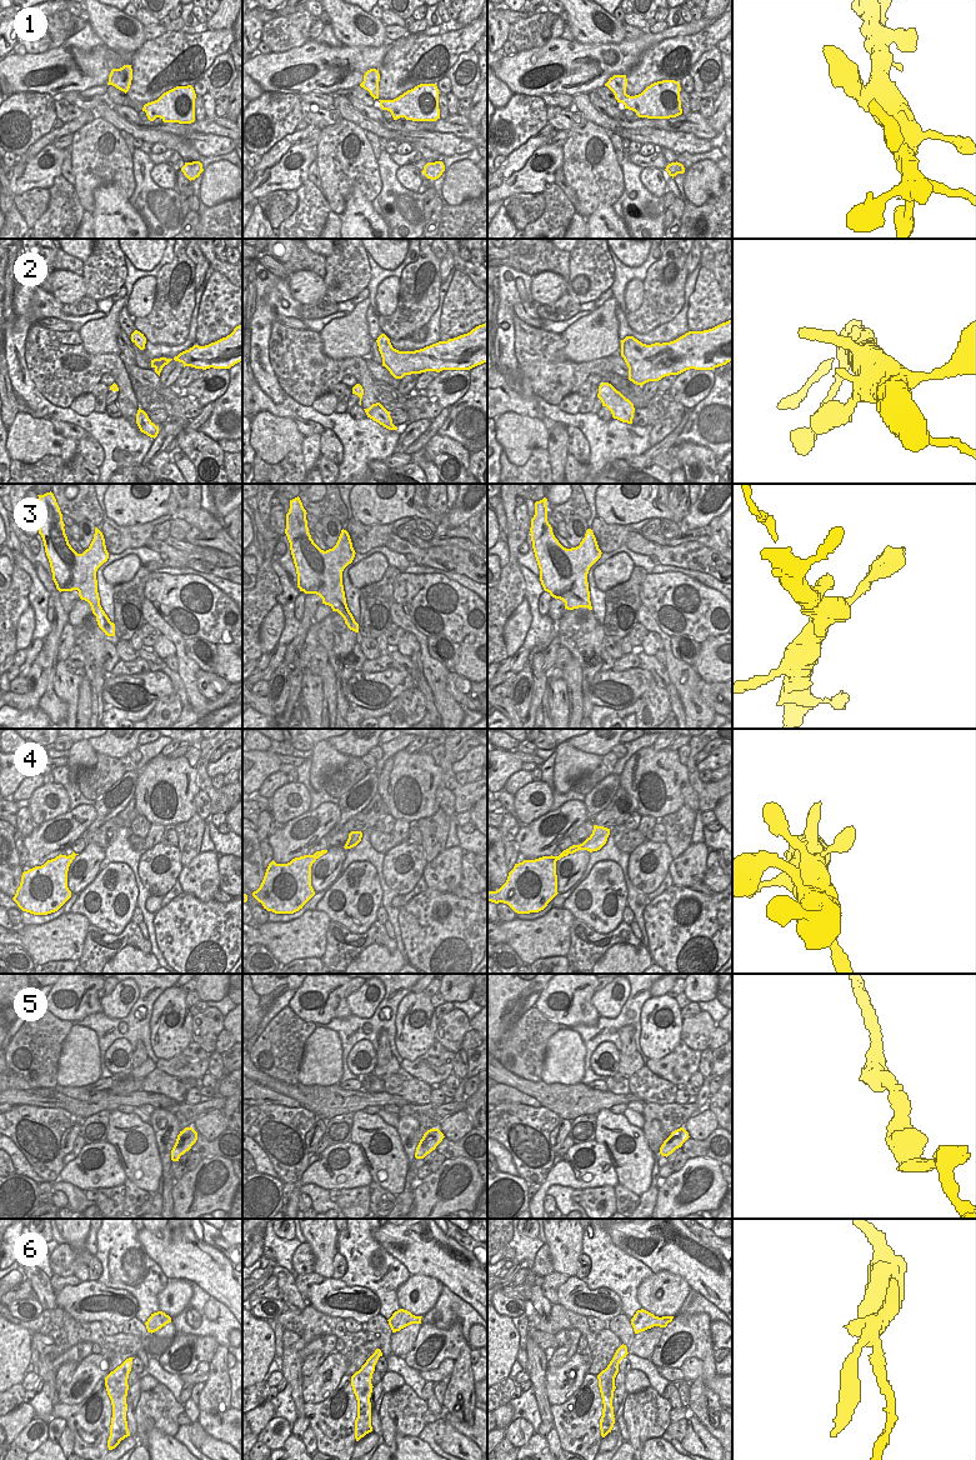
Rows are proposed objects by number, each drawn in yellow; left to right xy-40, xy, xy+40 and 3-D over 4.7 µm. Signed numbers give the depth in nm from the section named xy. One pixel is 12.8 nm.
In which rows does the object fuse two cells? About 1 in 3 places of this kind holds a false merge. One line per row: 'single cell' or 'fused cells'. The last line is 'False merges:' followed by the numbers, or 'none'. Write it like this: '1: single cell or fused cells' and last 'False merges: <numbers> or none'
1: single cell
2: single cell
3: single cell
4: single cell
5: single cell
6: fused cells
False merges: 6

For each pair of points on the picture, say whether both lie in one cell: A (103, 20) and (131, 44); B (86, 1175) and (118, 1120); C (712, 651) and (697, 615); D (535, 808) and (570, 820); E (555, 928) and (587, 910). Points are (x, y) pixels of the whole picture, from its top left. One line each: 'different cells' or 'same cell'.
A: same cell
B: different cells
C: different cells
D: different cells
E: different cells

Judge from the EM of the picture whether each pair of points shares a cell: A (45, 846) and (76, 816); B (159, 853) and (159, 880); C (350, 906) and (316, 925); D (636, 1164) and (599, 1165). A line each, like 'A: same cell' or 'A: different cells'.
A: same cell
B: same cell
C: different cells
D: different cells

